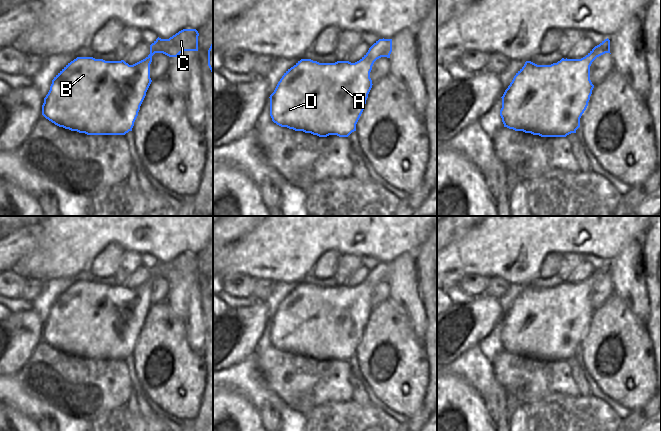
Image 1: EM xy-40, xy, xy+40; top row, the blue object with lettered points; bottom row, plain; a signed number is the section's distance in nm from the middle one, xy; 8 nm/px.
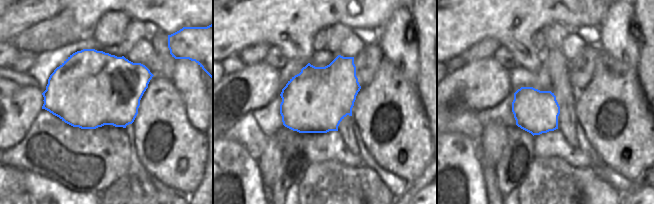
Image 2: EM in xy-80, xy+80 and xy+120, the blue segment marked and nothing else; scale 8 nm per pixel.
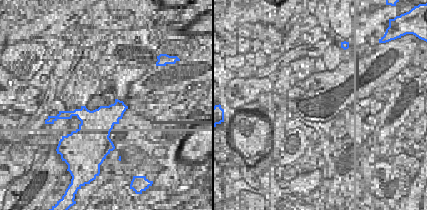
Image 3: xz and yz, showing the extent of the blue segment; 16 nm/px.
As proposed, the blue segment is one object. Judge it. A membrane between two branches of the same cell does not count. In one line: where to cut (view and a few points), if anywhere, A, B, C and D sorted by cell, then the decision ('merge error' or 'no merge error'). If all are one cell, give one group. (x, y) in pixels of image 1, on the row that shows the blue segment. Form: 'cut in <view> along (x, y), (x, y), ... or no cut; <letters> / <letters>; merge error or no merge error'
no cut; A B C D; no merge error

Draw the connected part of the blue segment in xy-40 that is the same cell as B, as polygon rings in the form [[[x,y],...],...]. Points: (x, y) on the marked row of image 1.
[[[183,29],[169,39],[157,38],[150,45],[150,54],[129,65],[124,60],[105,61],[93,57],[77,57],[52,80],[44,98],[42,115],[59,127],[87,135],[125,135],[132,131],[140,106],[152,82],[150,64],[155,53],[177,57],[183,51],[198,51],[196,29]]]

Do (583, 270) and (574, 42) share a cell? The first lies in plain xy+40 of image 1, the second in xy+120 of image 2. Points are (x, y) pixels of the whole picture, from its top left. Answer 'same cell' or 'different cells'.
same cell

